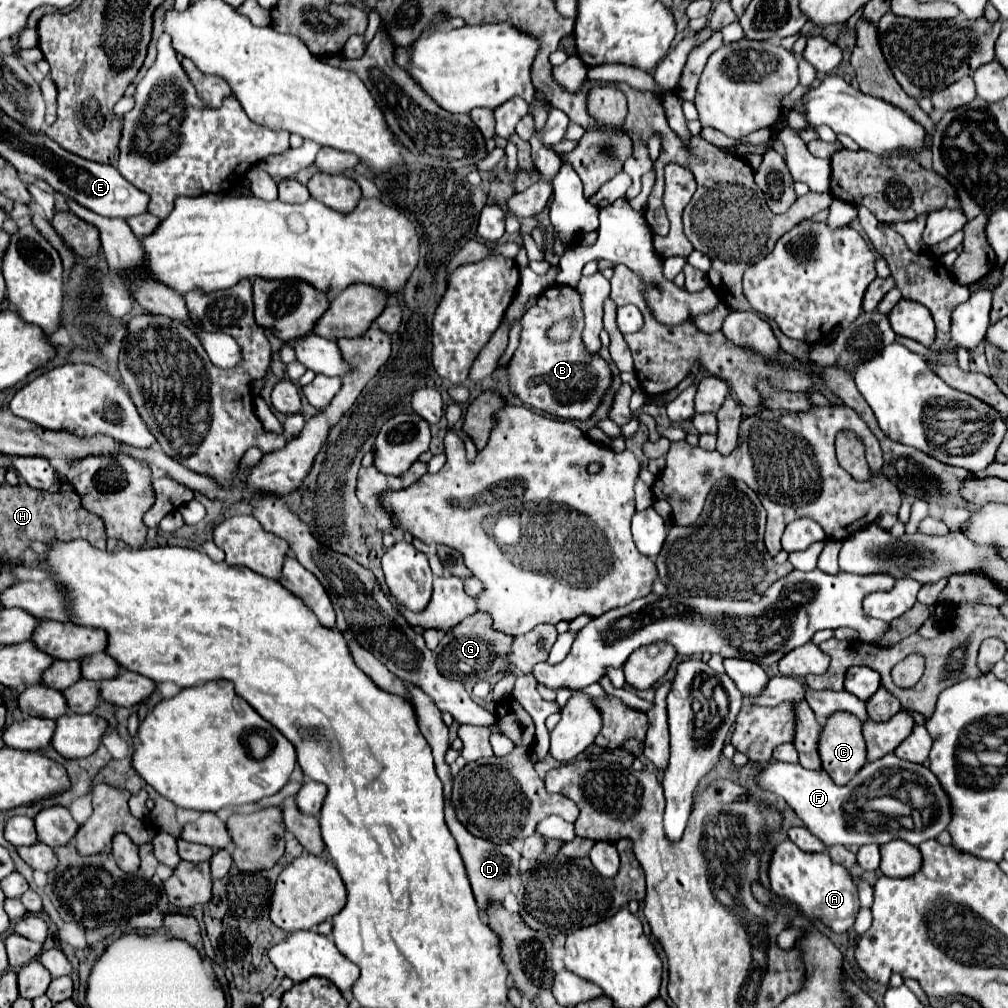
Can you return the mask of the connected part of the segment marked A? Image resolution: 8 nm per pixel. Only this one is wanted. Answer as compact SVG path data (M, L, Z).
M781 841L773 849L767 873L771 889L777 895L797 903L809 919L823 921L835 933L845 933L853 927L855 917L861 909L857 885L853 883L851 873L845 867L835 865L827 853L805 853L797 845L793 845L793 841Z

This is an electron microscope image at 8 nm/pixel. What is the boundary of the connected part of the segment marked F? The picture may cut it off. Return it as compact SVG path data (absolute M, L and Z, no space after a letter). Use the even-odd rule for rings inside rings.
M891 753L891 755L885 755L885 757L879 759L879 761L865 763L865 765L861 767L861 771L859 771L847 785L843 785L843 787L835 785L835 783L831 781L831 777L829 777L823 769L811 771L811 769L801 767L799 763L793 765L793 763L781 763L781 761L769 763L769 765L761 771L761 775L757 777L757 781L759 781L759 785L761 785L763 789L773 791L775 795L783 797L783 799L787 801L787 805L797 813L797 817L805 823L805 827L807 827L809 831L813 831L813 835L819 837L825 845L845 845L845 847L851 847L851 845L857 845L857 847L859 847L859 845L867 845L867 843L883 845L883 843L887 843L887 841L891 841L891 839L905 839L905 841L911 843L911 845L919 845L919 843L923 843L923 841L935 839L943 829L947 829L947 825L951 823L951 817L953 817L951 799L949 799L949 795L945 793L945 789L941 787L941 783L937 781L937 777L931 773L931 769L927 769L927 767L923 767L923 765L915 765L915 763L903 761L903 759L895 757L893 753ZM885 767L901 767L901 769L909 769L909 771L915 771L915 773L919 773L921 777L925 777L927 785L933 789L935 803L937 803L937 807L939 807L937 819L933 819L927 829L923 829L923 831L891 829L891 831L875 833L875 831L857 831L857 827L847 827L847 819L845 819L845 809L843 809L843 805L847 803L851 791L853 791L857 785L861 785L861 783L873 779L873 775L875 775L877 771L881 771L881 769L885 769Z

